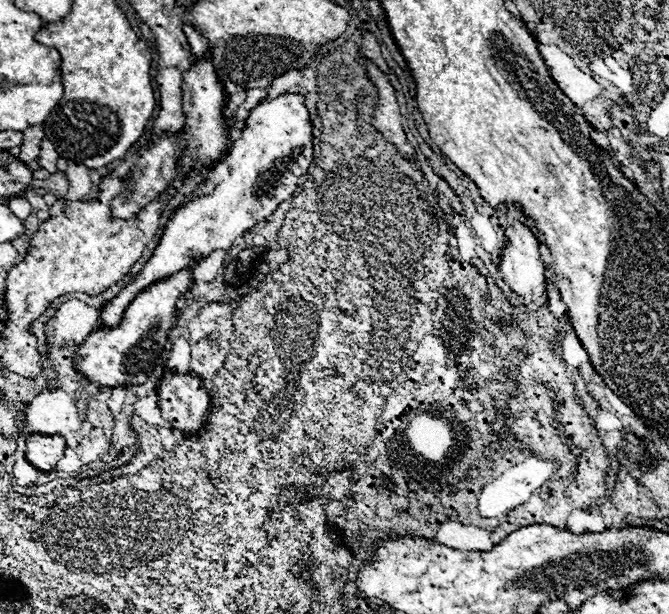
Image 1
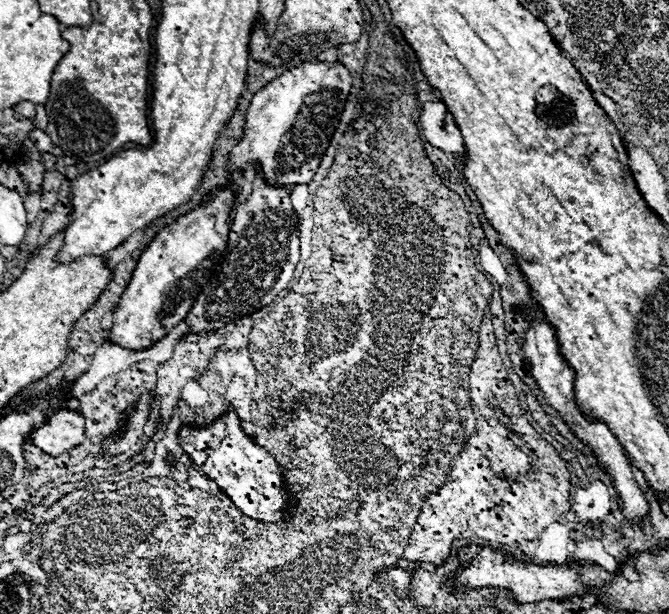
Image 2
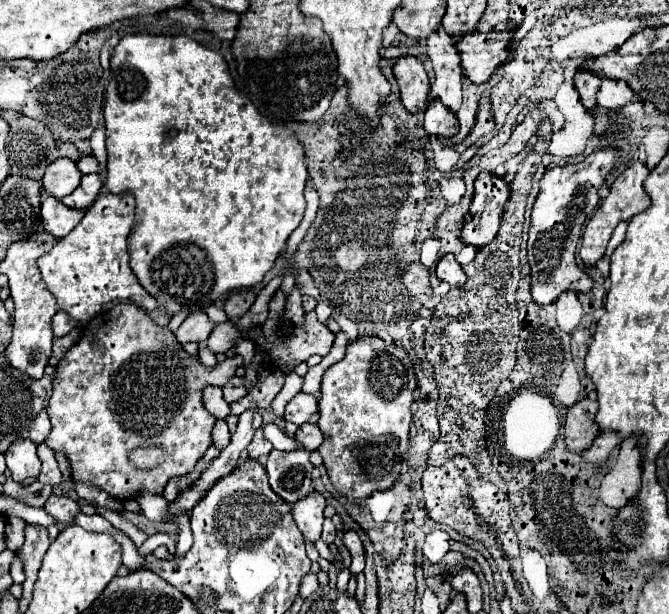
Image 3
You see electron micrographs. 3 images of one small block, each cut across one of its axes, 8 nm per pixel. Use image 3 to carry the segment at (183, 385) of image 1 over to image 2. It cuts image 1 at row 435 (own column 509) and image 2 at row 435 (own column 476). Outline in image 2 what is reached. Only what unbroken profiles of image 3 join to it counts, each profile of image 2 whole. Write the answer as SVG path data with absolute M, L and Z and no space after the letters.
M232 408L218 416L210 426L182 426L178 432L178 444L192 458L192 462L218 484L218 488L240 508L246 516L264 520L264 522L282 522L284 520L284 502L286 492L282 490L280 466L274 458L260 446L256 446L240 428L240 418Z

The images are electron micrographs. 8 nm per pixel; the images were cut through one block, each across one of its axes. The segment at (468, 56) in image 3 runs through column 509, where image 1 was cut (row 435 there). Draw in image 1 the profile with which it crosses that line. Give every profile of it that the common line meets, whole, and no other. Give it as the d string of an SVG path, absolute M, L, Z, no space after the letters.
M30 434L26 438L26 460L38 470L54 470L56 464L64 458L66 440L62 436Z

